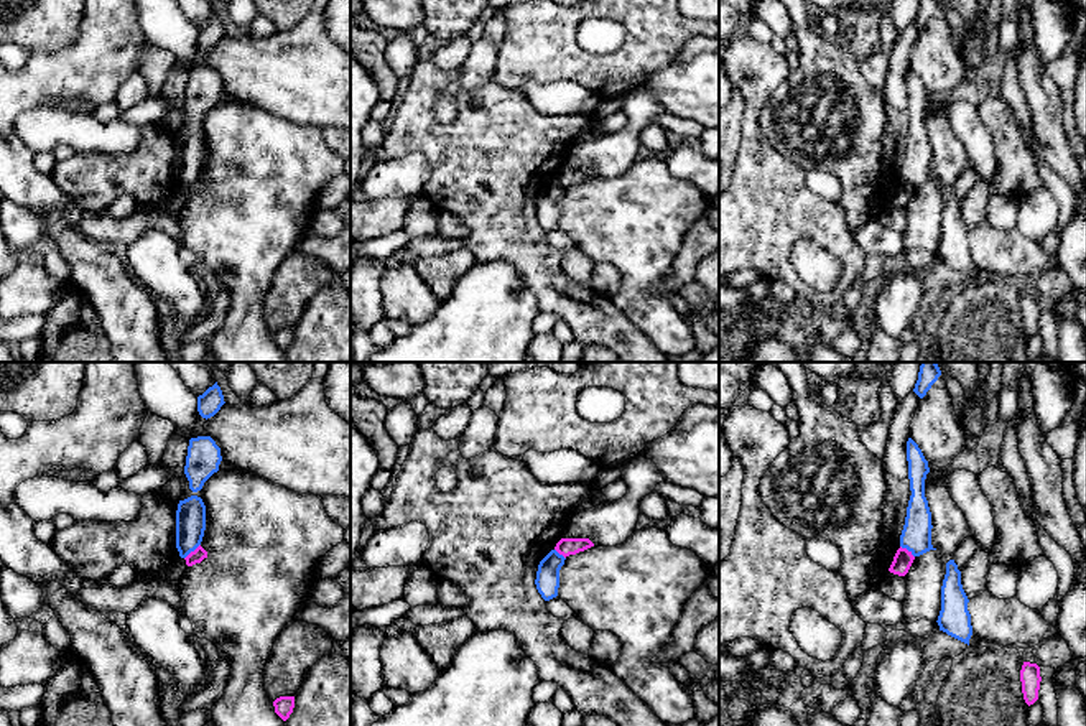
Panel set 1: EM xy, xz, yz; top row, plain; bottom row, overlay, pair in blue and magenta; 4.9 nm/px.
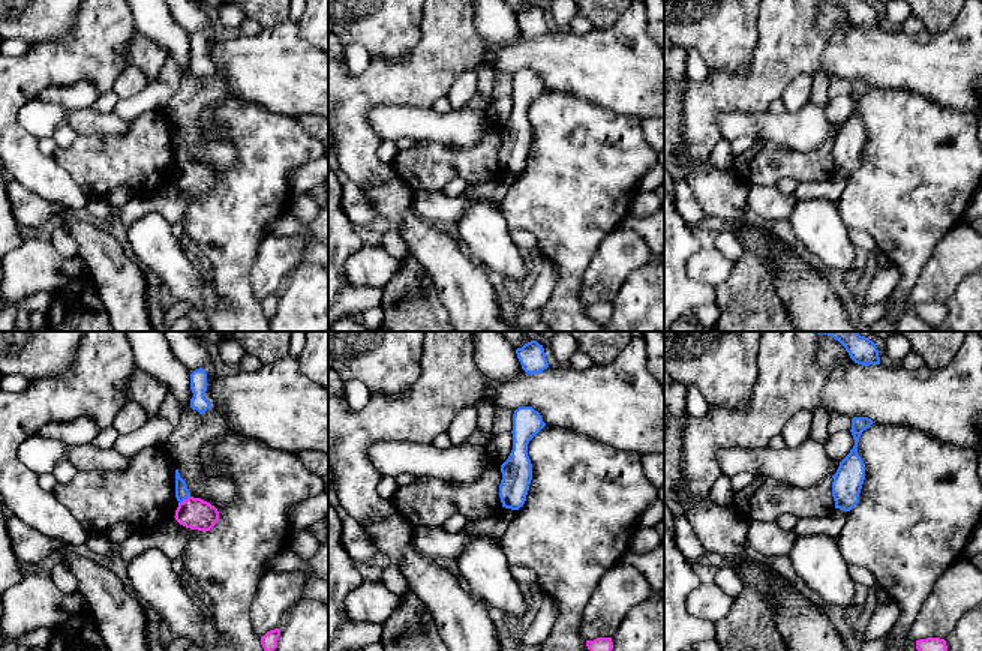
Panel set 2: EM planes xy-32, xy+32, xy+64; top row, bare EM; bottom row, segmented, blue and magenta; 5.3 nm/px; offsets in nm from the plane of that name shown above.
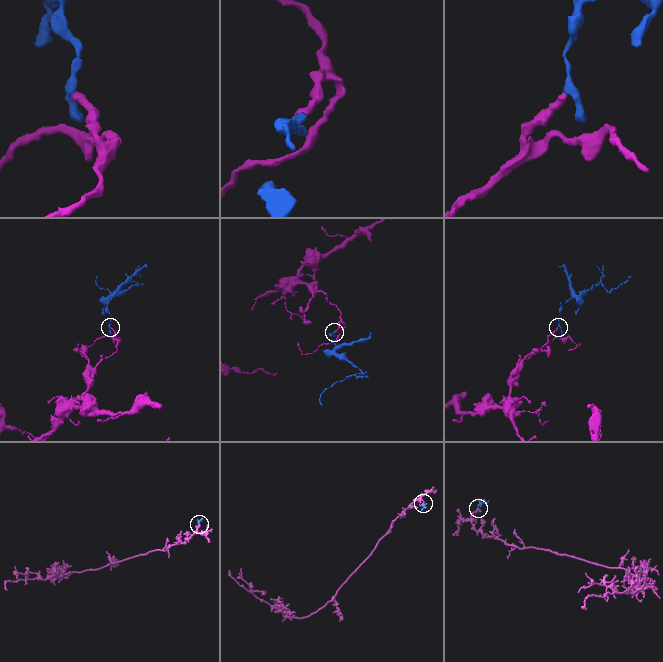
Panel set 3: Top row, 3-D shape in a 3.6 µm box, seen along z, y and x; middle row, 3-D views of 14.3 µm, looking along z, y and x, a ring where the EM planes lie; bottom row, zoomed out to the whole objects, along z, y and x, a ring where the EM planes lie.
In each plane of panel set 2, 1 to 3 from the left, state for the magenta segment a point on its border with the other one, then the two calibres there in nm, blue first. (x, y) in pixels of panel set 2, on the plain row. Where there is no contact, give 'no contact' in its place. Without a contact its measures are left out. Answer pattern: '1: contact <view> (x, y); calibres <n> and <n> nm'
1: contact xy-32 (183, 164); calibres 80 and 170 nm
2: no contact
3: no contact

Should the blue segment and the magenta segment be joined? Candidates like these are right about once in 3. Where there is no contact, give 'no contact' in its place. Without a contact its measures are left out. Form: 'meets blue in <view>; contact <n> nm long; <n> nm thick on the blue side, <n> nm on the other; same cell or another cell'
meets blue in xy; contact 110 nm long; 140 nm thick on the blue side, 70 nm on the other; another cell

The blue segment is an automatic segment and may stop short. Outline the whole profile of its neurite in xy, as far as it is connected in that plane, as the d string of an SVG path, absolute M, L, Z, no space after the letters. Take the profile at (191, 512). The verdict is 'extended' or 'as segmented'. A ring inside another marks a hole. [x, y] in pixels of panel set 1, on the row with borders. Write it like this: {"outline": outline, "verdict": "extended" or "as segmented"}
{"outline": "M191 496L179 500L176 510L176 548L181 558L194 551L204 537L206 505L201 497Z", "verdict": "as segmented"}

